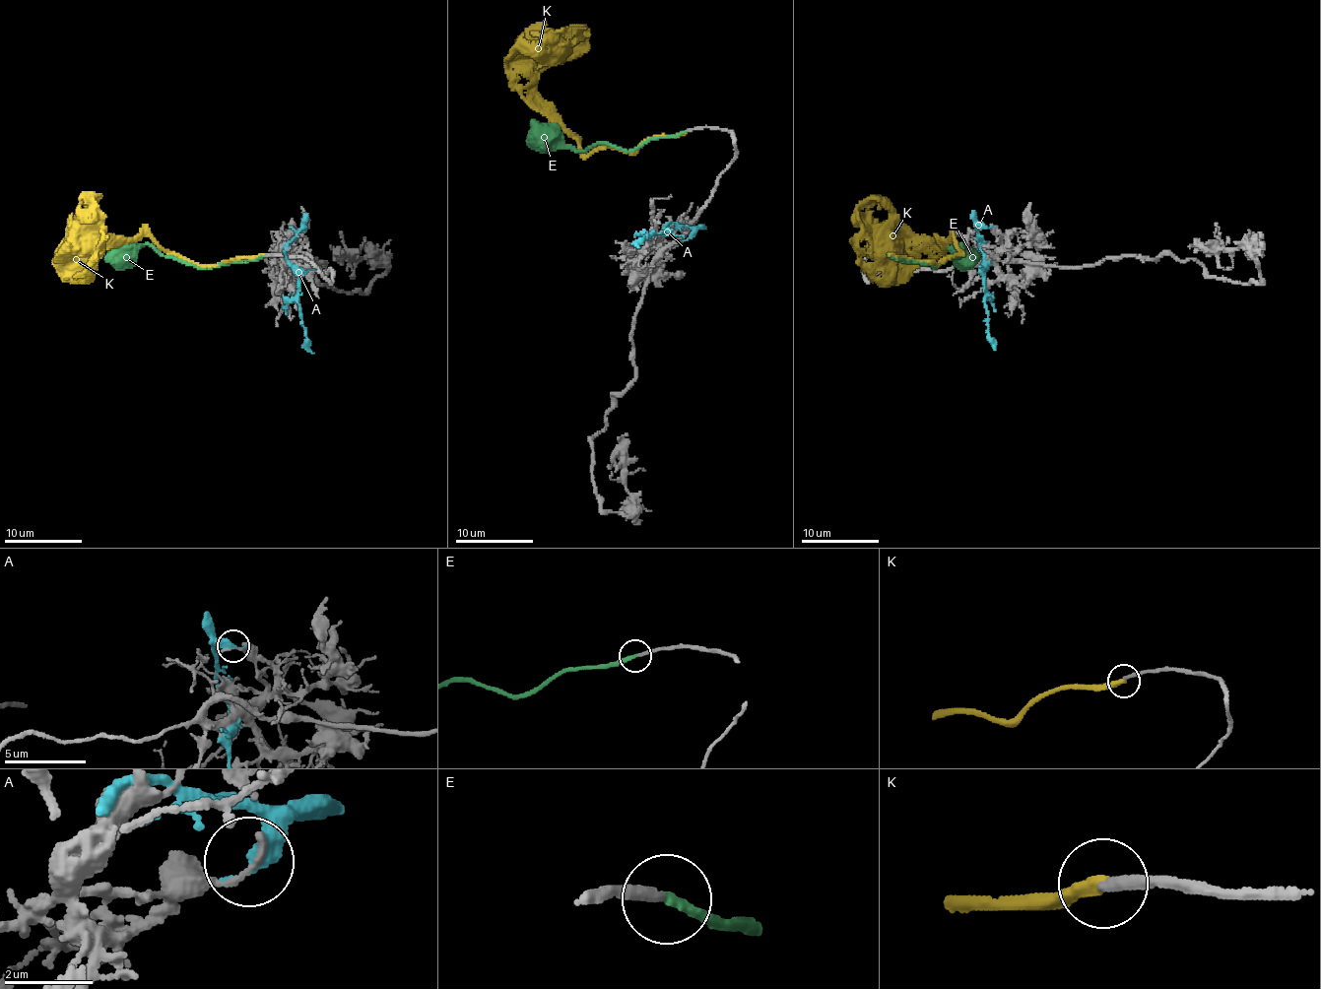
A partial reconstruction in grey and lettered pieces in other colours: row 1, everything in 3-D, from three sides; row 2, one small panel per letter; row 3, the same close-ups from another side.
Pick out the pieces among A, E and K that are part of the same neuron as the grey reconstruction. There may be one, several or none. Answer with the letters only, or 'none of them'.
E

